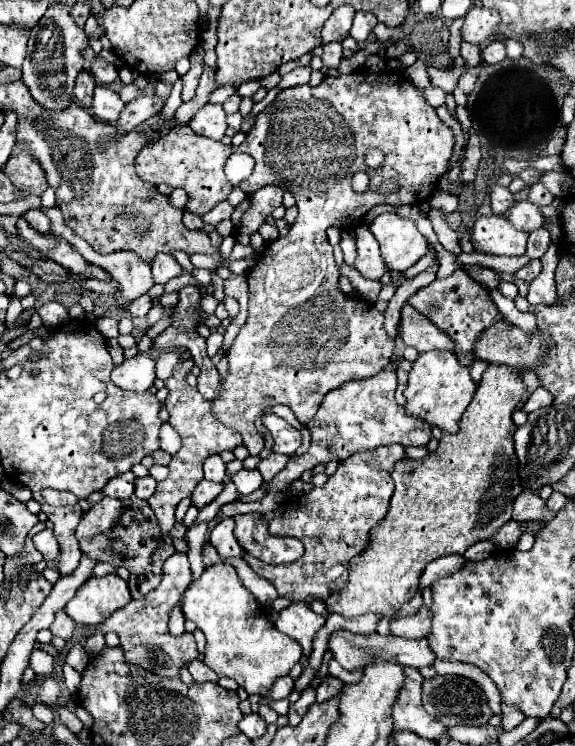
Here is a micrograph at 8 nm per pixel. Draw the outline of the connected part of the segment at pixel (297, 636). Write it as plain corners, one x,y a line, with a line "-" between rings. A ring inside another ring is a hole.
296,602
280,612
278,630
294,638
302,646
302,654
310,656
314,634
322,628
324,622
326,618
314,614
306,602

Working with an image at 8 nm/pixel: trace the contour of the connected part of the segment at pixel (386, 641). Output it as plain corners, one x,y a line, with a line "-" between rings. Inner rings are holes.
334,632
330,636
328,644
330,644
330,650
332,650
334,658
348,672
354,672
358,668
366,668
366,666
374,664
376,660
396,660
396,662
402,662
402,666
412,666
412,668
432,666
434,660
436,660
436,654
432,652
426,638
422,638
422,640
406,640
406,638
380,636
380,634
358,636
358,634
350,634
350,632

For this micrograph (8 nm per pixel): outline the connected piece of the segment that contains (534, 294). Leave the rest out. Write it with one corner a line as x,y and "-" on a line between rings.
552,244
550,250
544,254
542,260
542,272
538,278
530,284
528,290
528,302
530,304
556,304
556,284
554,284
554,270
558,264
558,246

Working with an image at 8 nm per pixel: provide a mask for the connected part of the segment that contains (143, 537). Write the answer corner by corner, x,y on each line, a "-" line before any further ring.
130,496
128,500
102,498
98,504
90,506
90,510
82,514
80,524
76,526
76,538
80,542
80,550
94,562
126,566
130,572
128,586
134,600
144,598
160,584
162,564
176,552
170,534
160,530
160,524
148,502
136,496

